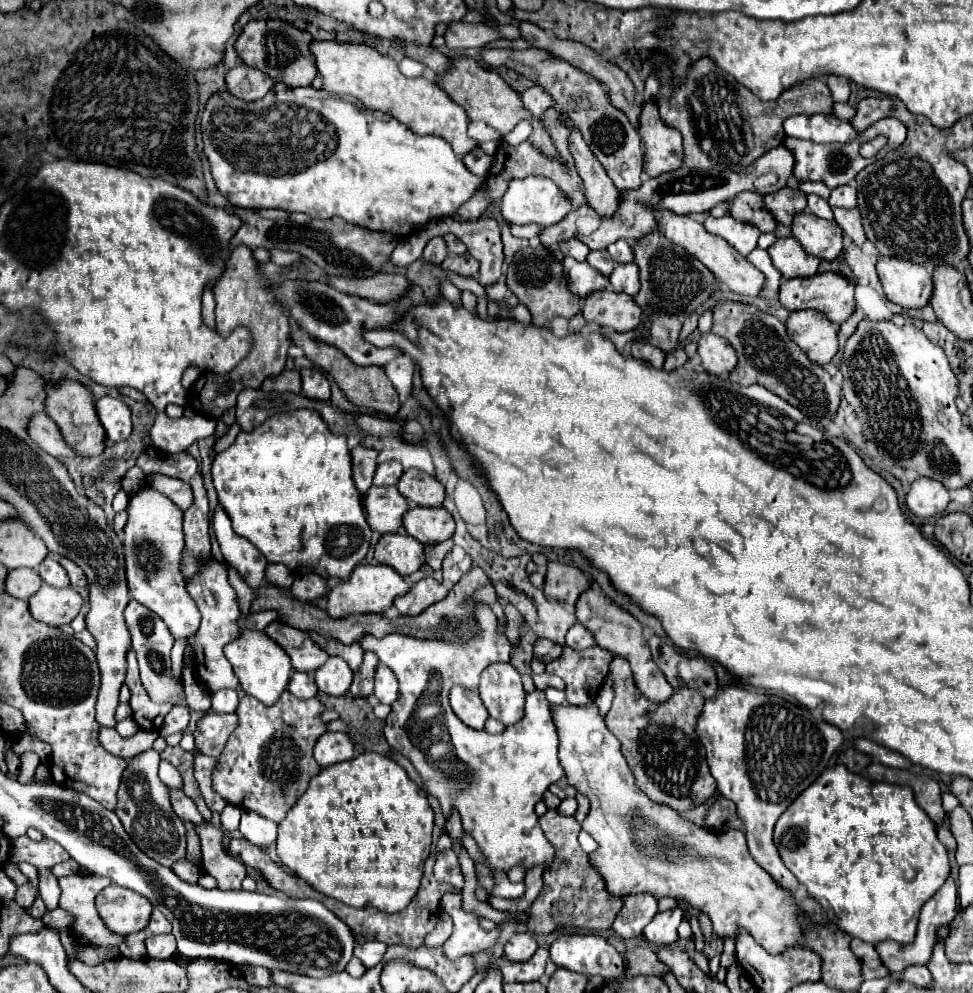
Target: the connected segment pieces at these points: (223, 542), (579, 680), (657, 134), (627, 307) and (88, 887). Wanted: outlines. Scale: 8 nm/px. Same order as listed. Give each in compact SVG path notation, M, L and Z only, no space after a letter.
M218 506L214 514L214 530L228 564L238 570L242 580L252 590L260 588L264 584L264 572L268 566L268 560L262 556L262 552L254 544L250 544L246 538L238 536L232 530L230 518L222 510L222 506Z
M564 646L562 658L548 662L546 672L556 674L566 682L568 704L588 704L608 676L608 666L616 654L598 646L586 650L572 650Z
M646 102L640 112L638 134L644 144L644 172L660 176L682 164L682 136L674 128L666 128L658 118L654 102Z
M598 290L584 298L582 314L586 322L596 322L602 328L612 328L616 332L630 332L640 324L640 306L632 296L612 290Z
M72 874L72 876L60 878L58 882L60 882L60 890L62 890L60 908L64 908L64 910L68 910L76 916L76 922L74 922L74 928L72 928L72 934L76 936L76 940L82 942L82 944L96 944L96 946L104 946L104 948L120 946L124 936L110 932L106 928L106 924L102 922L102 918L98 916L98 910L94 906L94 900L96 900L98 892L102 888L106 888L110 884L110 880L104 878L104 876L96 876L96 874Z

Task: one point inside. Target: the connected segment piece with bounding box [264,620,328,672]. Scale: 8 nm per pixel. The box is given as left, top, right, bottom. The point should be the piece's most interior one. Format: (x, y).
(305, 655)

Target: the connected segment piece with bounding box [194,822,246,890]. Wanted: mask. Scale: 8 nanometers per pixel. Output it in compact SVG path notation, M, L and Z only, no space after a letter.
M202 822L194 830L200 838L202 870L218 880L218 888L224 888L224 890L242 888L242 880L246 876L246 866L224 850L222 828L212 826L212 822Z

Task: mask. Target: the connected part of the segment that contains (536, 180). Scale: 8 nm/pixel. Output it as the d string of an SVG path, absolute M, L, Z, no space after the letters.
M528 176L522 180L512 180L508 192L502 198L502 216L508 224L528 224L534 222L538 226L552 226L560 222L566 214L574 210L572 200L548 178L544 176Z

